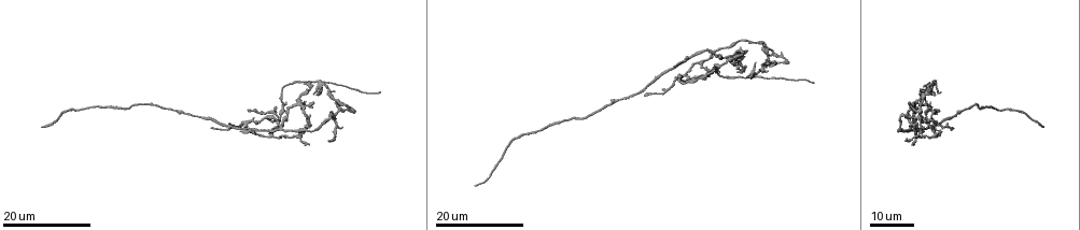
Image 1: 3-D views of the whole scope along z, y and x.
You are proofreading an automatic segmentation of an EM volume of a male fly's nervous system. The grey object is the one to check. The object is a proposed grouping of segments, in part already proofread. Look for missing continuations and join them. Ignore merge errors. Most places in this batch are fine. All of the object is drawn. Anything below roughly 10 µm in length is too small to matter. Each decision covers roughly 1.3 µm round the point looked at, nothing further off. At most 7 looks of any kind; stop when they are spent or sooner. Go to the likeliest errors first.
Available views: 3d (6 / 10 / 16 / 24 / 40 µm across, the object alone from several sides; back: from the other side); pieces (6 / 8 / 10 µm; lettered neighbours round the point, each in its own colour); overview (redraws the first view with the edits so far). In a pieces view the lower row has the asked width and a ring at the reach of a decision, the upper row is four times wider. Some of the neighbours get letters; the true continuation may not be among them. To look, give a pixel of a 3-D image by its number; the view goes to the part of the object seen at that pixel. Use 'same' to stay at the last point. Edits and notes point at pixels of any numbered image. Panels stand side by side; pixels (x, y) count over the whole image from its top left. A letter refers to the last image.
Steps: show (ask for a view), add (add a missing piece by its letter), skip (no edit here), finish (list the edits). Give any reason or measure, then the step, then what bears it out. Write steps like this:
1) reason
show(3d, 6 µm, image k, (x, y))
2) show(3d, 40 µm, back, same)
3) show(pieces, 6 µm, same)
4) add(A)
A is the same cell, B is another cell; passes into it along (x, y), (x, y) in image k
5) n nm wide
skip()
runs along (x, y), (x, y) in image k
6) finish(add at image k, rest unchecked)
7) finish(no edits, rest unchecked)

branch stops here
show(3d, 24 µm, image 1, (248, 110))

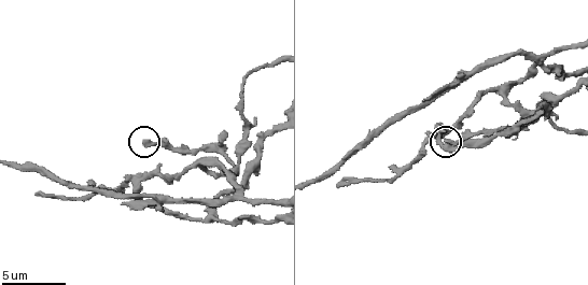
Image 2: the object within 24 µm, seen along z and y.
show(pieces, 8 µm, image 2, (449, 142))

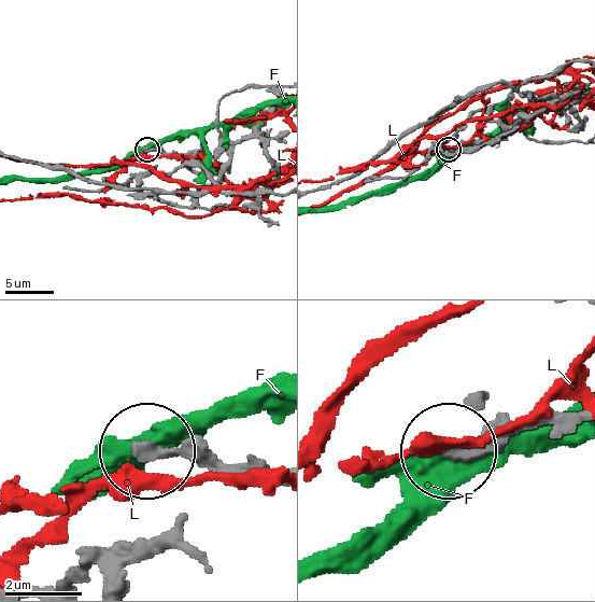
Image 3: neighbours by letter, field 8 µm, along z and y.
skip()
F and L are other cells; none of them fits

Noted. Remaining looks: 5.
long arm stops here
show(3d, 16 µm, image 1, (42, 126))

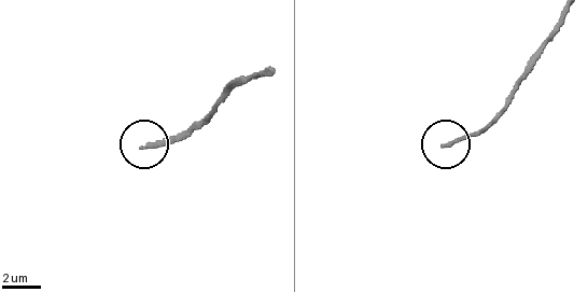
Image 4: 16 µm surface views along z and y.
show(pieces, 6 µm, image 4, (142, 146))

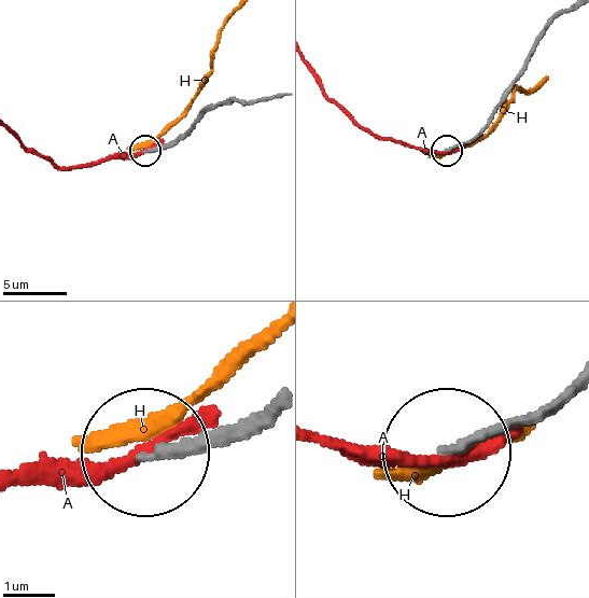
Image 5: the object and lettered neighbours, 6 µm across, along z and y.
180 nm wide
skip()
A and H are other cells; runs along (270, 96), (220, 103), (168, 143), (146, 150) in image 5; none of them fits

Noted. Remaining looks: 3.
free end
show(3d, 16 µm, image 1, (911, 143))

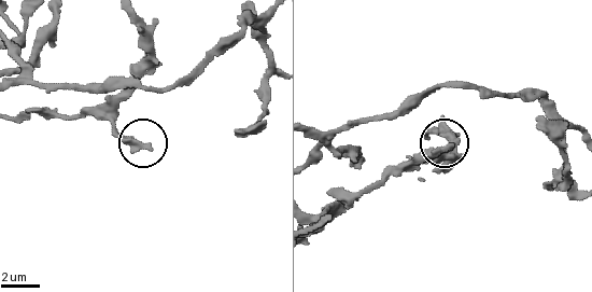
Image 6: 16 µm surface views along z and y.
show(pieces, 10 µm, image 6, (149, 149))

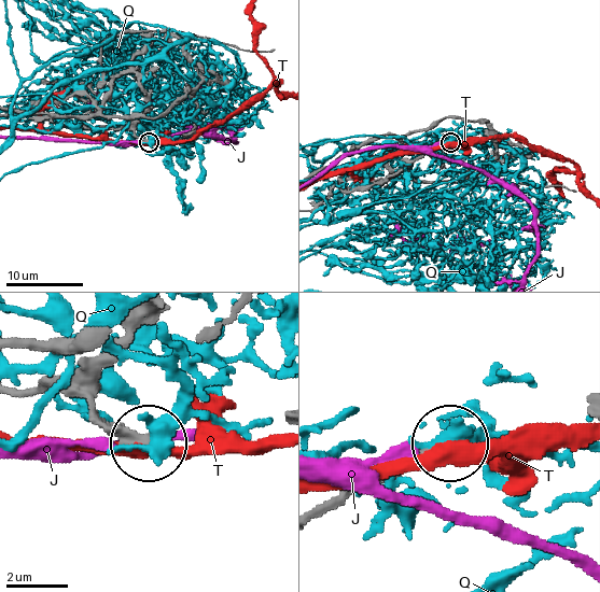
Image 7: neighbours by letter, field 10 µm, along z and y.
220 nm wide
skip()
J, Q and T are other cells; runs along (133, 316), (94, 402), (102, 418), (145, 438) in image 7; none of them fits

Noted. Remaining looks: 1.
finish(no edits, rest unchecked)

